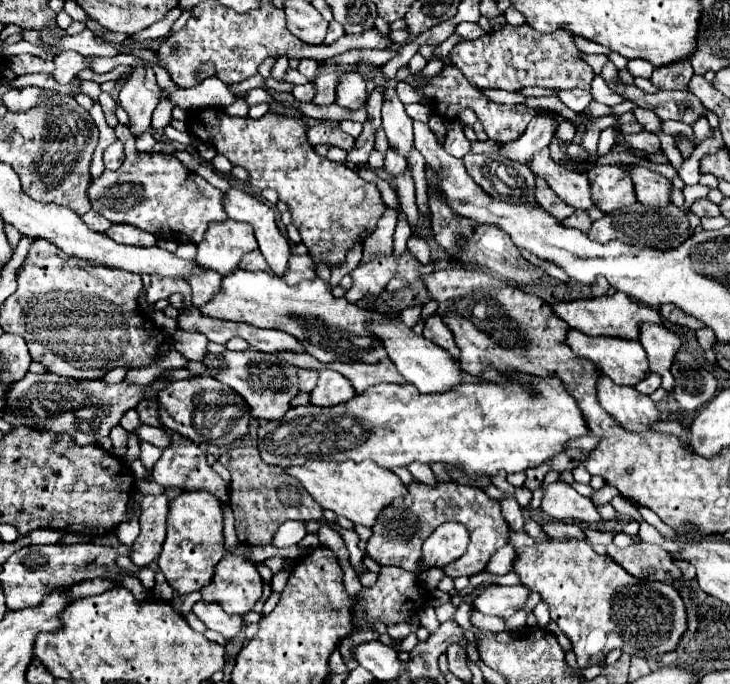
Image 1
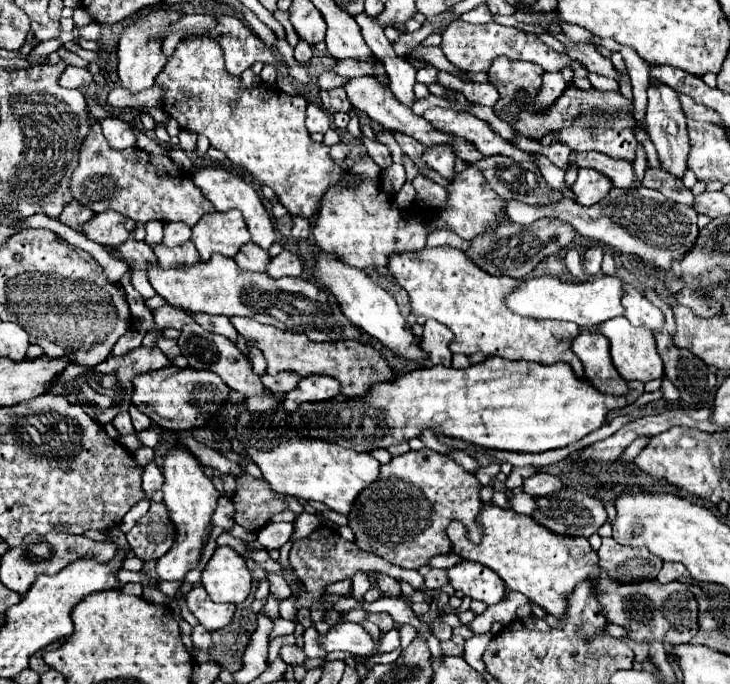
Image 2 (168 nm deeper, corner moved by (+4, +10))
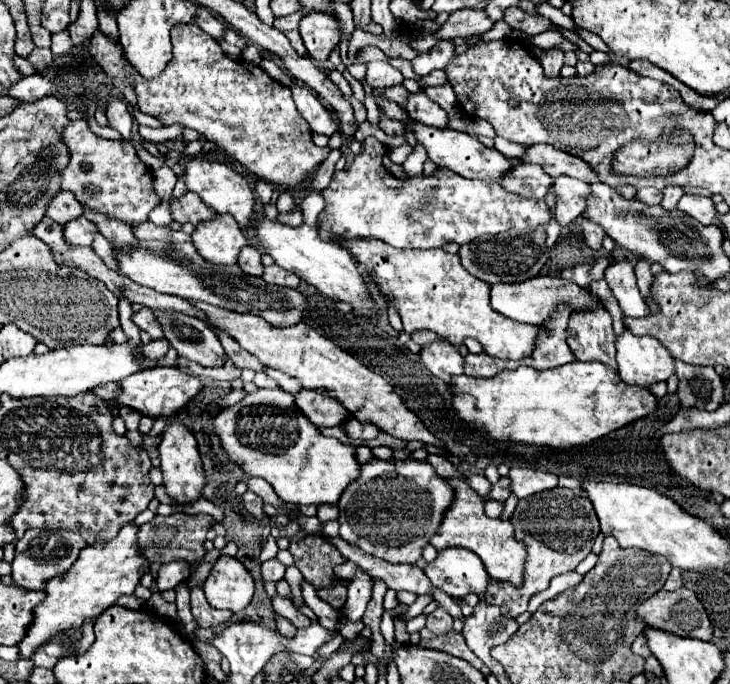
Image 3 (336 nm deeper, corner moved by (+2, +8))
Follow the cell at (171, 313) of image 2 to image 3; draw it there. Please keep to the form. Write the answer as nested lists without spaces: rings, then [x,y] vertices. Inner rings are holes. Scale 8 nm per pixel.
[[[144,307],[142,311],[134,313],[132,319],[134,319],[134,321],[138,323],[138,327],[140,327],[142,331],[146,331],[152,339],[160,339],[160,337],[164,337],[164,335],[162,335],[162,327],[160,327],[160,323],[156,321],[156,315],[154,315],[152,309]]]

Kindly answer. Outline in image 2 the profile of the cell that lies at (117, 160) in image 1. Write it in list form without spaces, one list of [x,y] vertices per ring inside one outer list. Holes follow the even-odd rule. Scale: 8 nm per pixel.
[[[118,115],[104,117],[104,119],[100,119],[100,127],[102,127],[104,137],[108,139],[108,143],[114,149],[128,149],[128,147],[136,145],[136,135],[134,135],[132,125],[128,121],[124,121],[122,117],[118,117]]]

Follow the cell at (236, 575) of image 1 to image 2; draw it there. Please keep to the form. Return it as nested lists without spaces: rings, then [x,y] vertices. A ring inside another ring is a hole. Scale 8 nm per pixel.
[[[216,547],[200,583],[212,601],[240,605],[250,595],[252,575],[242,555],[230,547]]]

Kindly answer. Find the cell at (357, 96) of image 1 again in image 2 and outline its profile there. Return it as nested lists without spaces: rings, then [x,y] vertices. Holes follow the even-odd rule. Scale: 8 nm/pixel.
[[[356,77],[356,79],[350,79],[350,83],[346,85],[346,93],[348,93],[348,99],[350,103],[358,109],[358,111],[364,111],[370,119],[378,121],[380,125],[384,125],[388,131],[402,131],[410,137],[414,137],[418,143],[426,145],[426,147],[436,147],[436,145],[446,145],[452,149],[452,153],[456,157],[460,157],[462,161],[466,161],[468,165],[476,163],[476,161],[482,161],[482,153],[478,153],[478,149],[474,149],[474,145],[470,145],[468,141],[462,141],[462,137],[454,137],[454,135],[448,135],[448,133],[440,133],[438,129],[434,129],[424,117],[418,117],[412,113],[412,109],[406,109],[406,105],[402,105],[388,89],[388,85],[378,85],[378,81],[374,81],[374,77]]]

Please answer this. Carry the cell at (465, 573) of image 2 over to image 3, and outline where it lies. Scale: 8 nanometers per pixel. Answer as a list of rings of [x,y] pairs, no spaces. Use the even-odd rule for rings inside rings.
[[[456,547],[440,551],[438,559],[434,563],[428,563],[424,573],[432,585],[460,599],[464,599],[468,593],[482,595],[490,583],[490,575],[486,573],[484,563],[472,555],[472,551]]]

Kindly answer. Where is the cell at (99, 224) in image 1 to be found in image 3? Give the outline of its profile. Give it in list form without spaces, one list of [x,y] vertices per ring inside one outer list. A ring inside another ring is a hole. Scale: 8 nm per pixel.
[[[60,191],[60,195],[56,195],[56,199],[52,199],[52,203],[48,205],[48,211],[46,211],[46,215],[60,225],[66,225],[68,221],[80,217],[82,213],[84,213],[84,207],[68,191]]]

